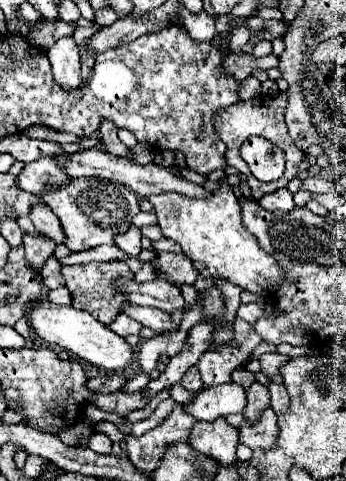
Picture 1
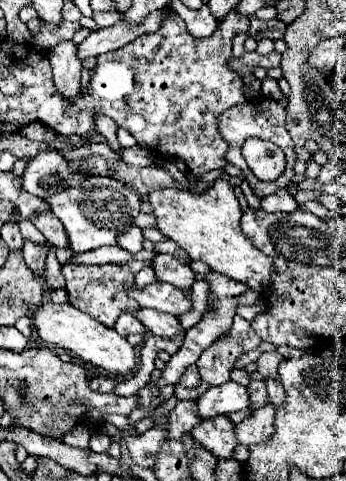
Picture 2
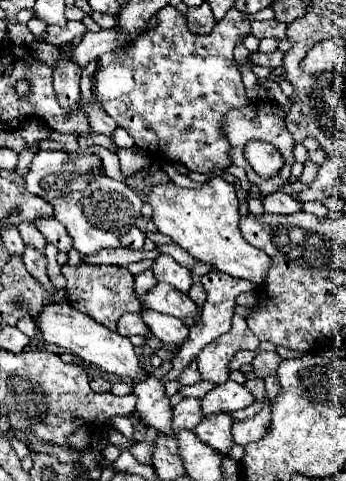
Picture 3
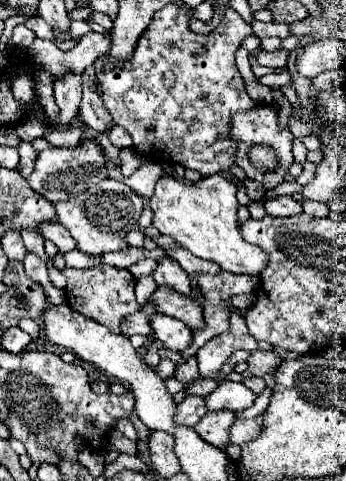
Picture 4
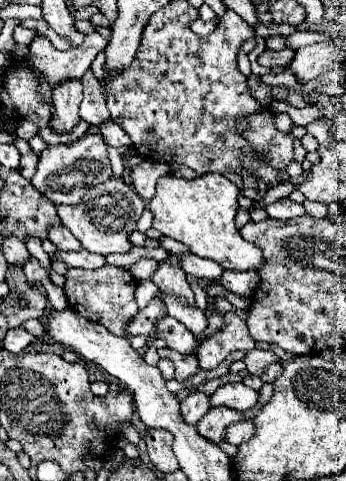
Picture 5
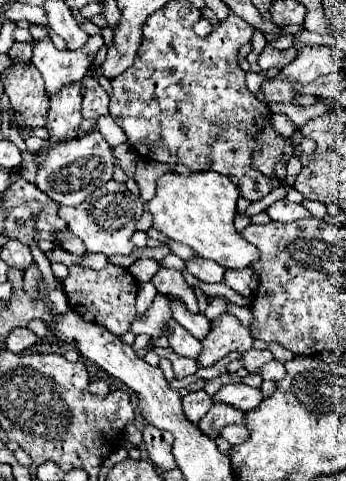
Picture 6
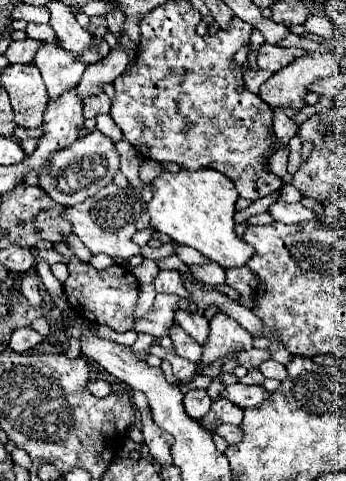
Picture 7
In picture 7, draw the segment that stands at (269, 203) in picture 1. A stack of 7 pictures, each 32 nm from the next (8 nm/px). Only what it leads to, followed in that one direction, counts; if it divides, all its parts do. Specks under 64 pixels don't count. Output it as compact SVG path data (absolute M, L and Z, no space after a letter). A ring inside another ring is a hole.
M274 202L268 212L272 216L276 216L278 222L282 224L302 224L302 222L310 222L310 220L318 220L318 216L304 208L302 204L282 204L282 202Z

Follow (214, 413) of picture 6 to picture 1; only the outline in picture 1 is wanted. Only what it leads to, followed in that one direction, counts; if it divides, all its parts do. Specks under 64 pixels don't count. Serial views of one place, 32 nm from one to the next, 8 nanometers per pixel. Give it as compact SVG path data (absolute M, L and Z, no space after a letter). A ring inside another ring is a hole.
M226 418L198 422L190 432L190 444L194 446L194 450L210 454L222 464L236 462L236 428L230 426Z

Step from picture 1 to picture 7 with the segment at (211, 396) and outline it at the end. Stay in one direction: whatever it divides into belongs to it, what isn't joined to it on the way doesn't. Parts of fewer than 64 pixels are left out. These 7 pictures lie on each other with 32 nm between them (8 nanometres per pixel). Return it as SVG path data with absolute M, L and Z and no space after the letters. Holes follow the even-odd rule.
M234 384L228 386L222 392L224 398L232 400L234 404L238 404L240 408L260 408L266 400L272 398L272 394L264 388L264 386L246 386L246 384Z

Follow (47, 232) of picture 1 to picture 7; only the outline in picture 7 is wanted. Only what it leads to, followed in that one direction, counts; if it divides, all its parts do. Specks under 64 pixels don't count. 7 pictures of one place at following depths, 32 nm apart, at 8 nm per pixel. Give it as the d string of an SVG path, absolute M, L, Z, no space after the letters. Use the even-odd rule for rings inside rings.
M70 234L64 242L66 242L68 248L72 250L72 254L76 254L82 262L90 262L90 260L92 260L92 252L90 252L90 250L88 250L88 248L86 248L86 246L76 238L76 236Z

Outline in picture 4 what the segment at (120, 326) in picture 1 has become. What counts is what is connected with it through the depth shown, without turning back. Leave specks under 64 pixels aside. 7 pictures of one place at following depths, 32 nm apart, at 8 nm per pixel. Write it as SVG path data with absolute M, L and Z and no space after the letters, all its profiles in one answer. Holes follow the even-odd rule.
M156 304L152 306L144 306L140 312L128 316L122 324L122 334L124 336L134 336L134 334L142 334L142 336L150 336L154 334L154 328L150 324L150 316L158 314L156 310Z

